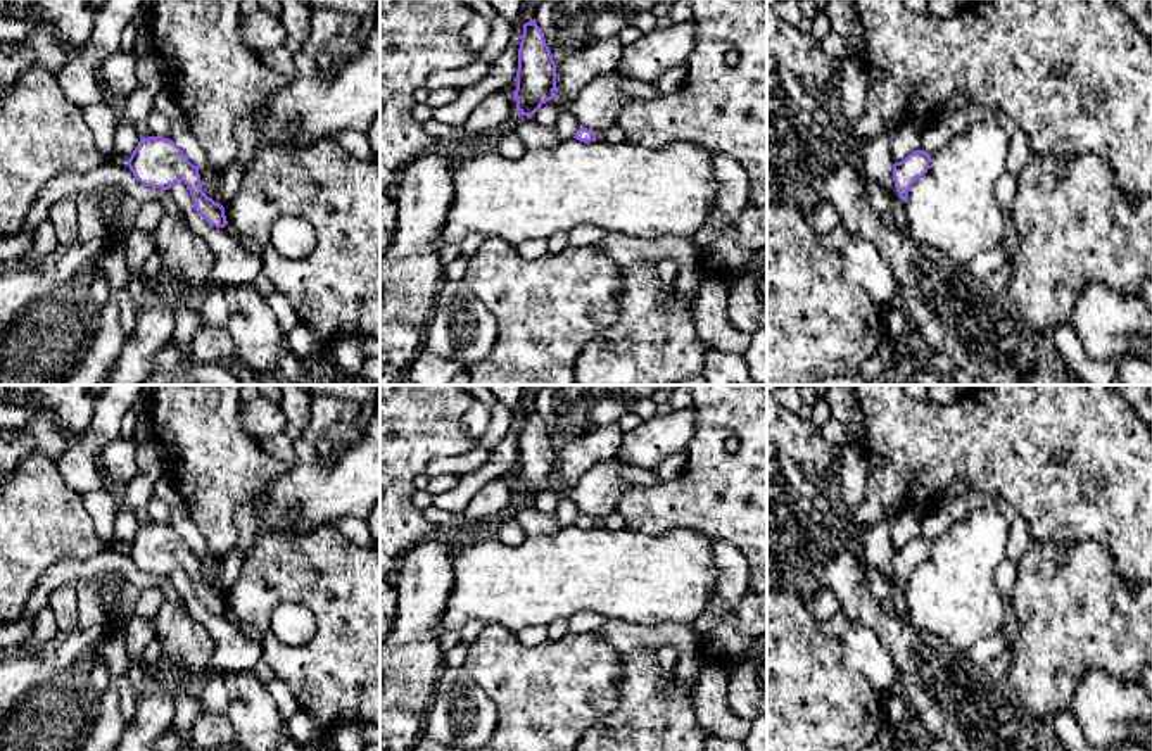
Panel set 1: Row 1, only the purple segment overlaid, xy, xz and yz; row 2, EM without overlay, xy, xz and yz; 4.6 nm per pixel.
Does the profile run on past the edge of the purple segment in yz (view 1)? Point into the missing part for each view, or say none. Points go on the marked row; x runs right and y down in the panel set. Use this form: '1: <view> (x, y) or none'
1: none

